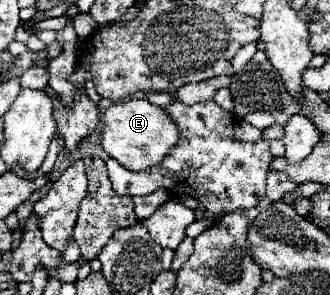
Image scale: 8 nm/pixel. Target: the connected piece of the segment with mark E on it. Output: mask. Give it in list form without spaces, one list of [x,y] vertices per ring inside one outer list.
[[[146,98],[116,102],[104,112],[102,148],[128,170],[148,170],[158,166],[170,148],[180,140],[178,124],[166,114],[162,106],[150,104]]]

